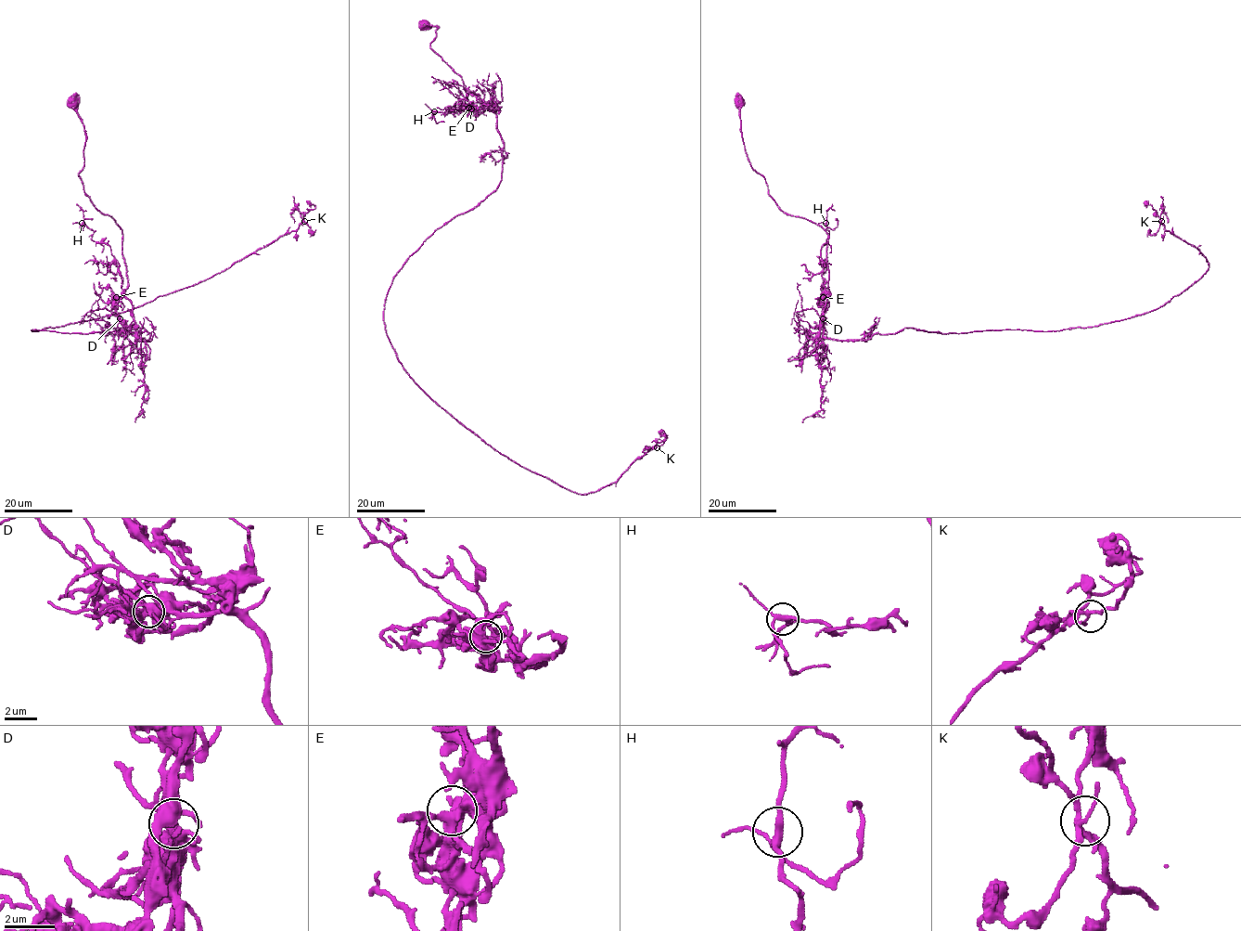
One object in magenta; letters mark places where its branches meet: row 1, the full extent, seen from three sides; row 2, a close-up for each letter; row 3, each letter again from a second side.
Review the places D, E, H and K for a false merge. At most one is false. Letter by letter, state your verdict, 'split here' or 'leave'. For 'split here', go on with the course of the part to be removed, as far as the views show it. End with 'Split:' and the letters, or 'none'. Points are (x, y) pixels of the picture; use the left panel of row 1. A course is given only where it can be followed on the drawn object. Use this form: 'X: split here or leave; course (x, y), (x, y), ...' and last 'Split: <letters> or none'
D: split here; course (120, 318), (151, 340), (143, 328), (32, 331), (121, 314), (195, 285), (295, 230), (314, 208), (306, 200)
E: leave
H: leave
K: leave
Split: D

